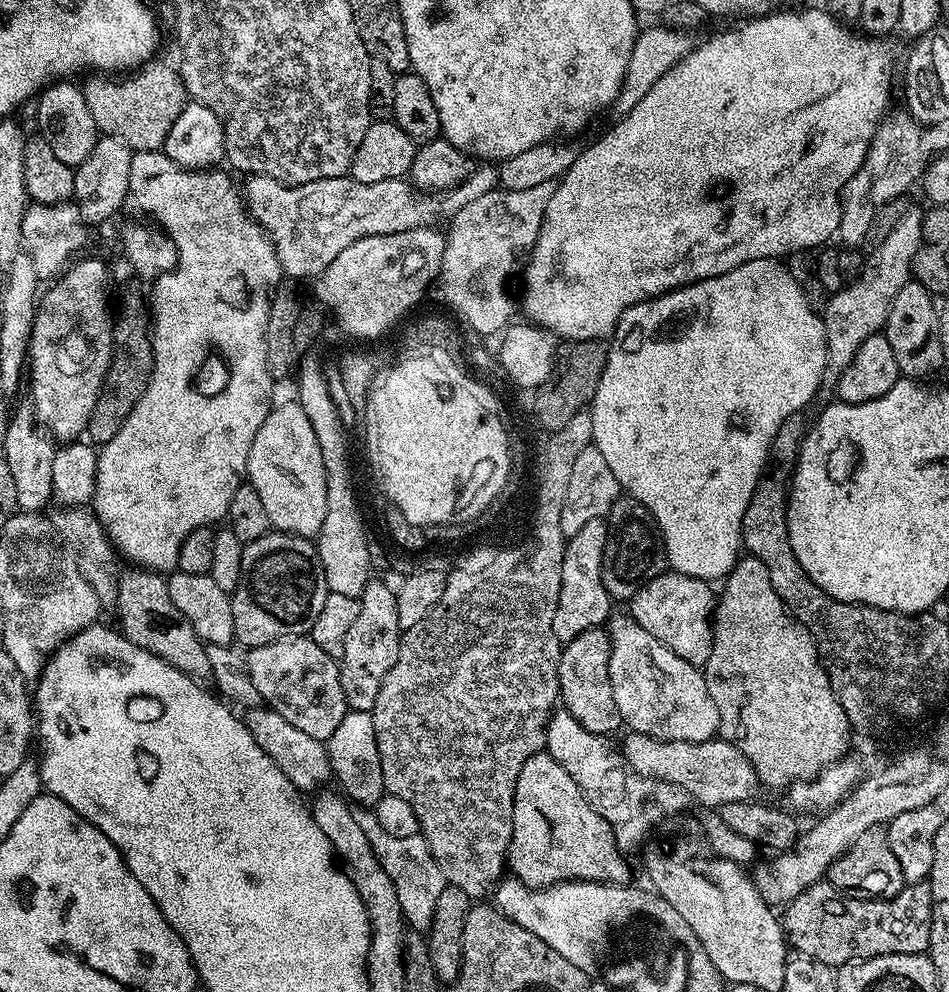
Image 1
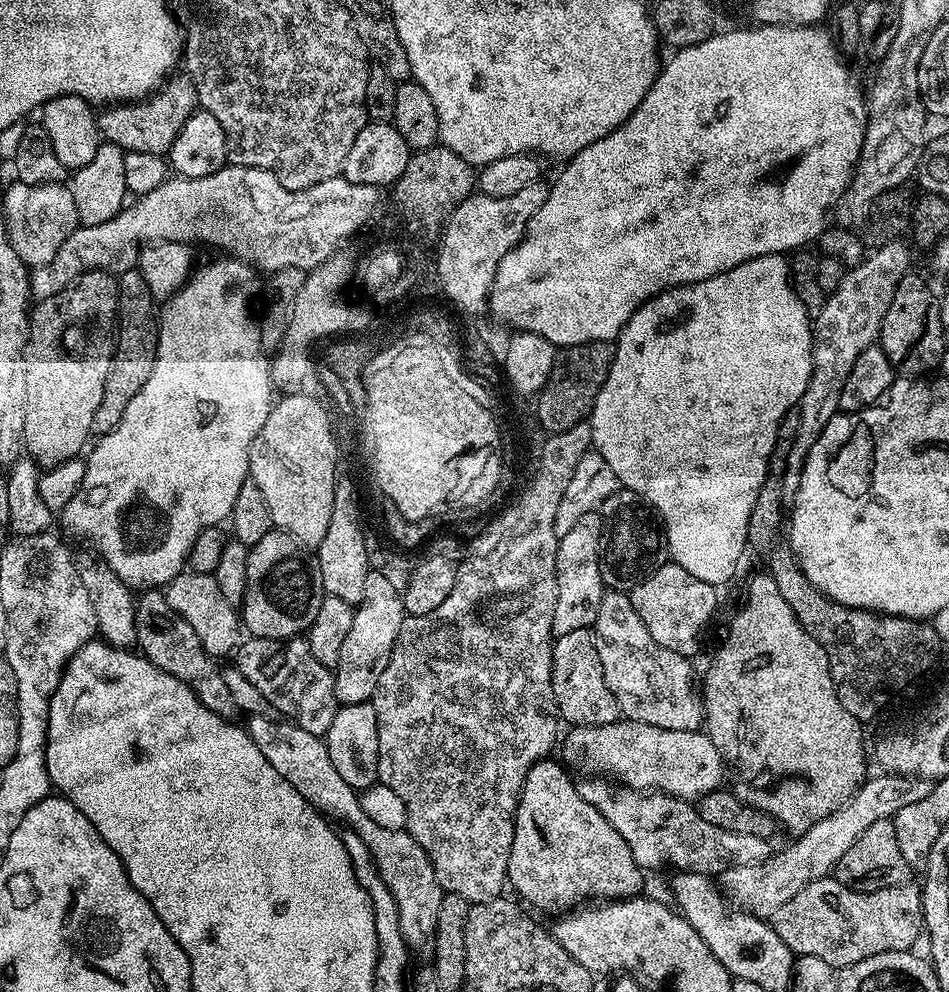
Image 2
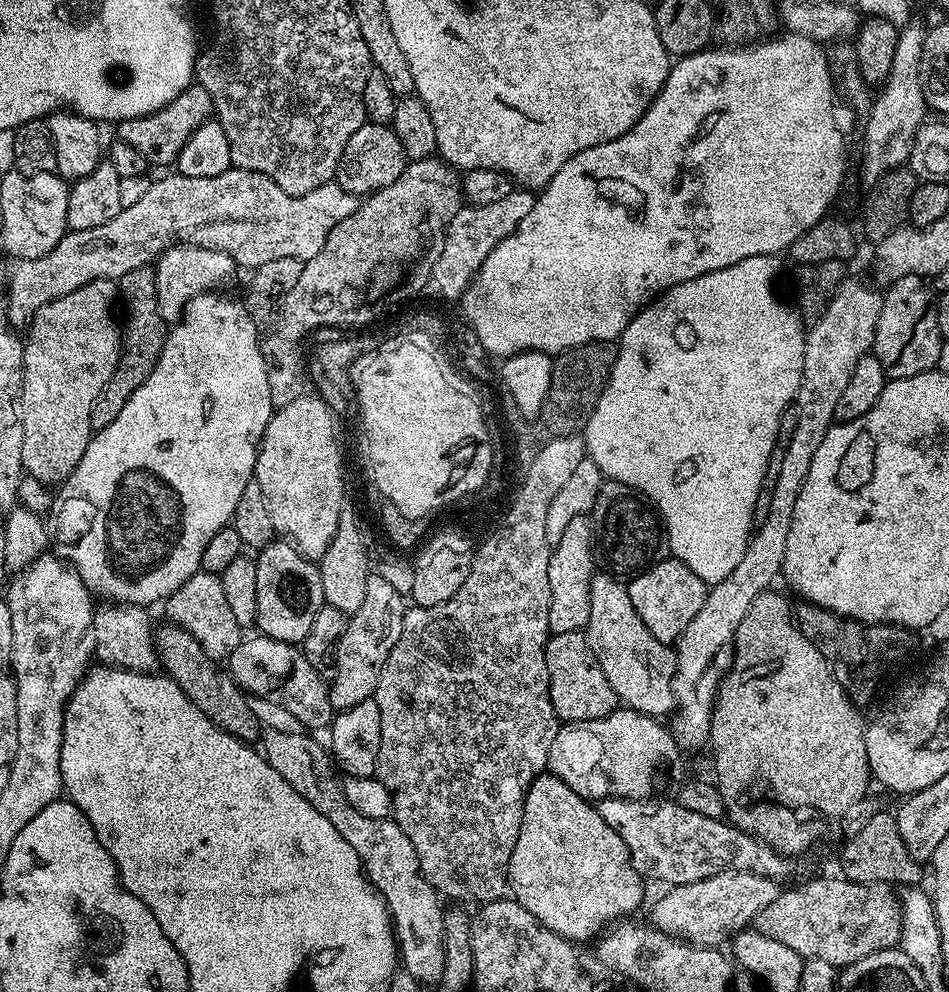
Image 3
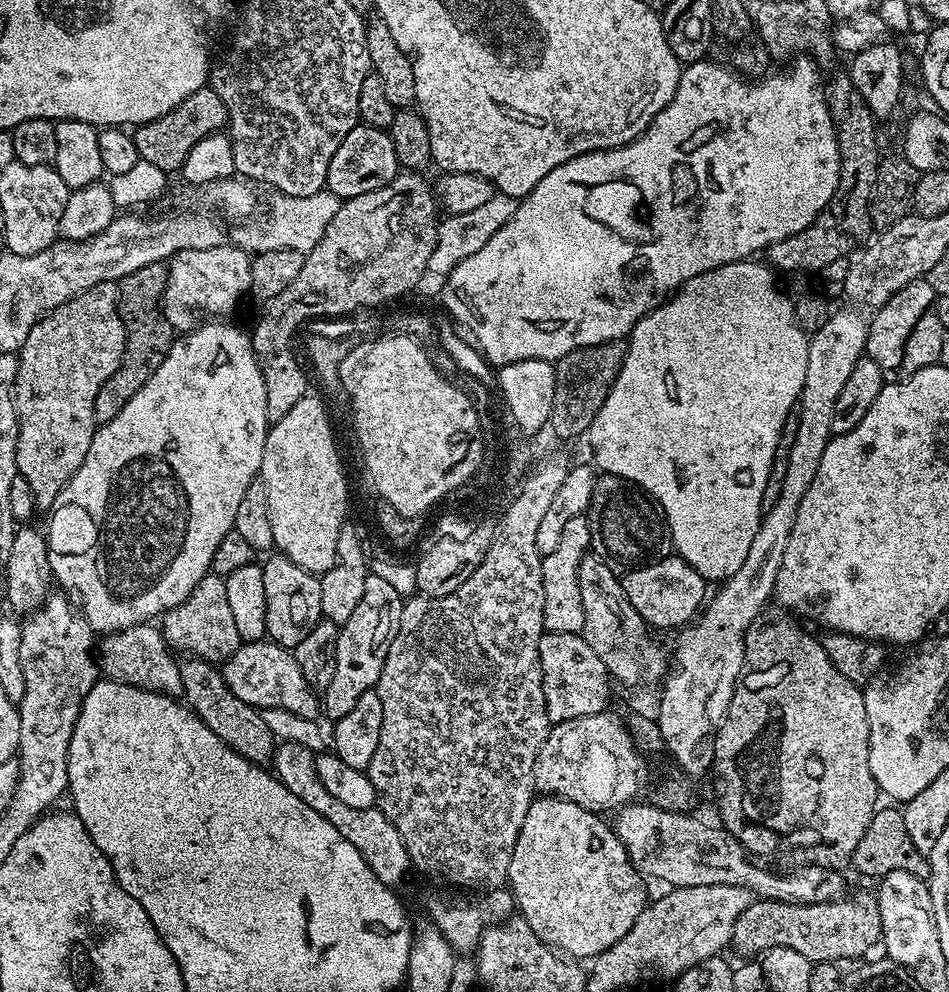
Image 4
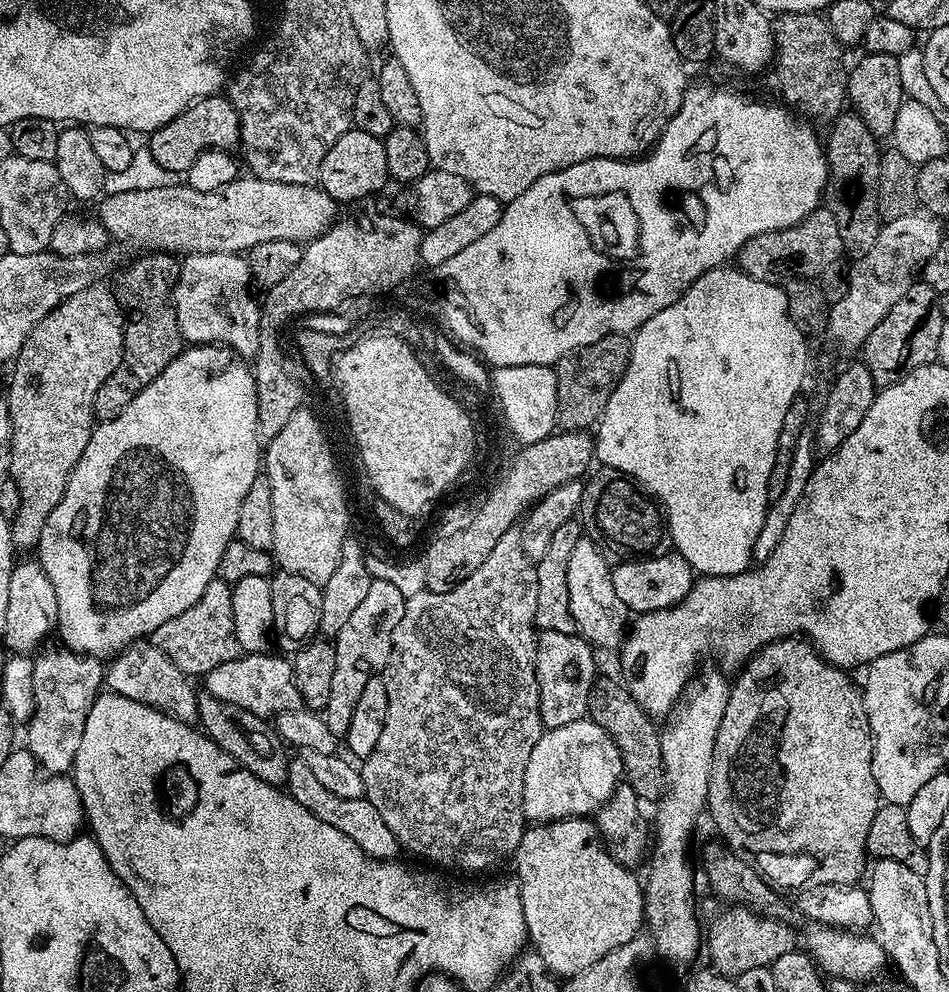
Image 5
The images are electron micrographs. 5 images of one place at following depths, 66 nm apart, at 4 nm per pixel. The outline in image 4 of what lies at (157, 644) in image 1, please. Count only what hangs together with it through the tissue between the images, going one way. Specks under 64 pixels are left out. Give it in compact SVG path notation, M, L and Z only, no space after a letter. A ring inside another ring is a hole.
M184 658L179 661L180 674L182 676L182 696L187 707L204 723L226 742L242 758L250 762L264 766L271 761L278 743L275 736L270 734L266 722L260 717L261 709L250 706L238 698L224 681L224 673L215 663L198 660L195 658Z

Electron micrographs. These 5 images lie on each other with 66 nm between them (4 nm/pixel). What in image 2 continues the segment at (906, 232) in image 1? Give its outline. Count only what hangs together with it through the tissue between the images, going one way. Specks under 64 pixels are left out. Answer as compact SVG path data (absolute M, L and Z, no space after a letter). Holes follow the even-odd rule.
M899 238L869 251L858 267L845 271L842 282L838 282L838 290L827 293L822 310L815 313L812 373L798 405L798 434L794 438L794 446L790 446L790 458L786 474L782 478L782 494L785 501L790 502L796 497L796 491L802 482L804 463L810 454L810 446L814 446L818 434L826 430L826 422L830 422L830 418L834 418L840 411L842 386L846 383L858 354L862 354L862 350L879 341L882 318L886 318L886 310L890 310L894 290L898 290L898 282L902 282L902 278L910 272L908 248L904 242Z

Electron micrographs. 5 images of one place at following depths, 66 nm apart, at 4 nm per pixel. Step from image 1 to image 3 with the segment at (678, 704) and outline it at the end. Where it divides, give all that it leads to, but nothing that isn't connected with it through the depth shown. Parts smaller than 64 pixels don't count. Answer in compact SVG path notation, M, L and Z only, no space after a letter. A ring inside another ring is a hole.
M604 570L597 571L590 582L590 618L586 635L590 650L594 650L594 658L598 658L598 666L602 666L602 674L606 674L606 682L610 682L617 701L623 707L657 718L664 718L667 712L675 713L672 679L676 673L676 653L669 645L658 642L650 630L646 630L646 622L638 618L638 610L634 610L634 602L630 602L627 587Z

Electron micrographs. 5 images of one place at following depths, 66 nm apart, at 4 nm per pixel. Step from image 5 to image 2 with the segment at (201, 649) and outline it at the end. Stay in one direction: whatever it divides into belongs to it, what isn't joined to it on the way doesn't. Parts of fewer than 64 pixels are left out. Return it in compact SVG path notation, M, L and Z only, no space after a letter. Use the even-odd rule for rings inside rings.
M185 570L168 583L163 593L164 600L170 602L170 610L190 622L194 634L198 634L198 639L210 655L223 658L227 652L232 654L239 649L242 643L242 617L237 605L226 602L215 575Z

